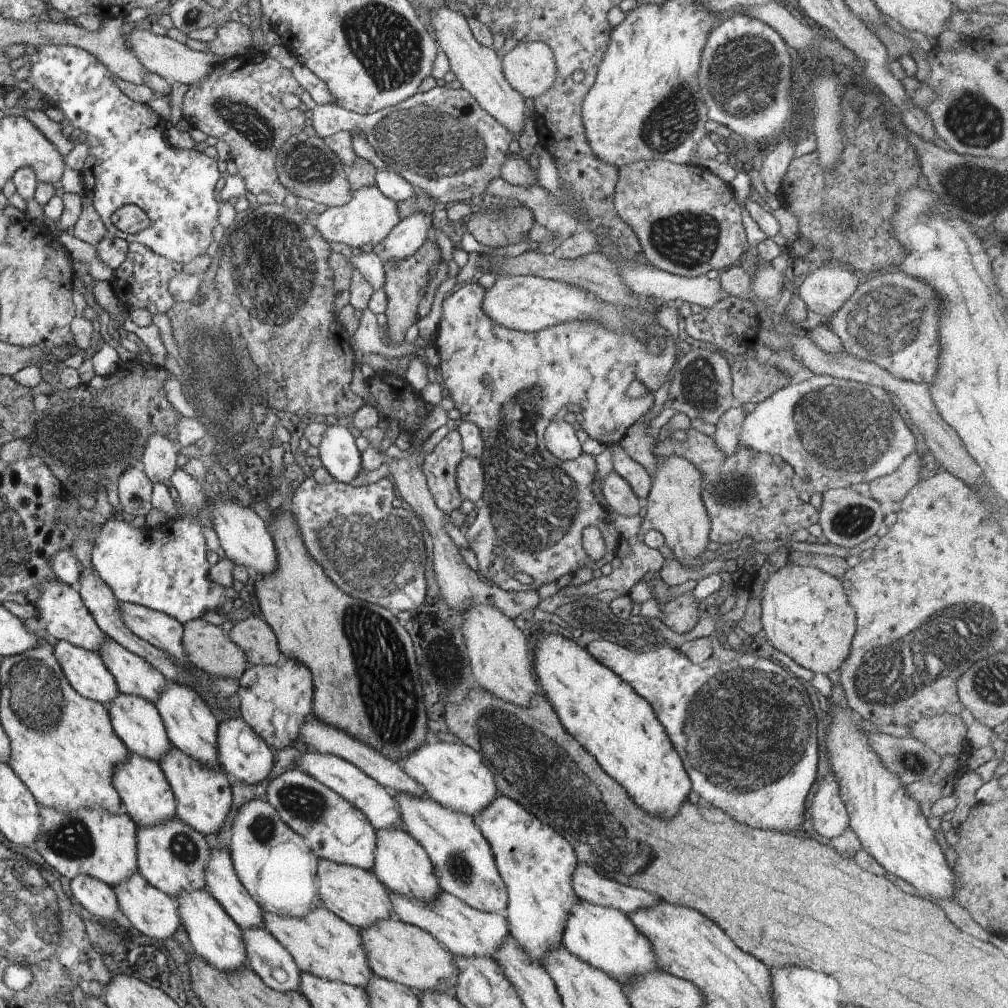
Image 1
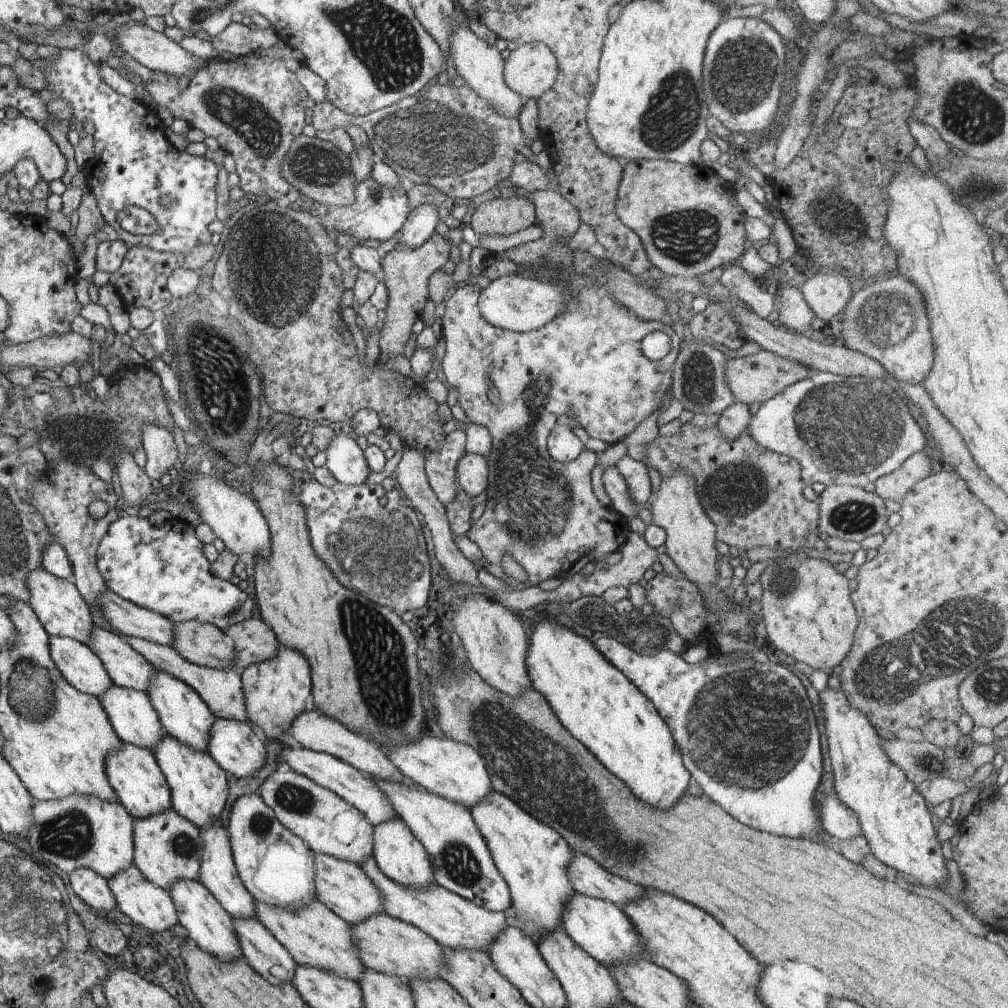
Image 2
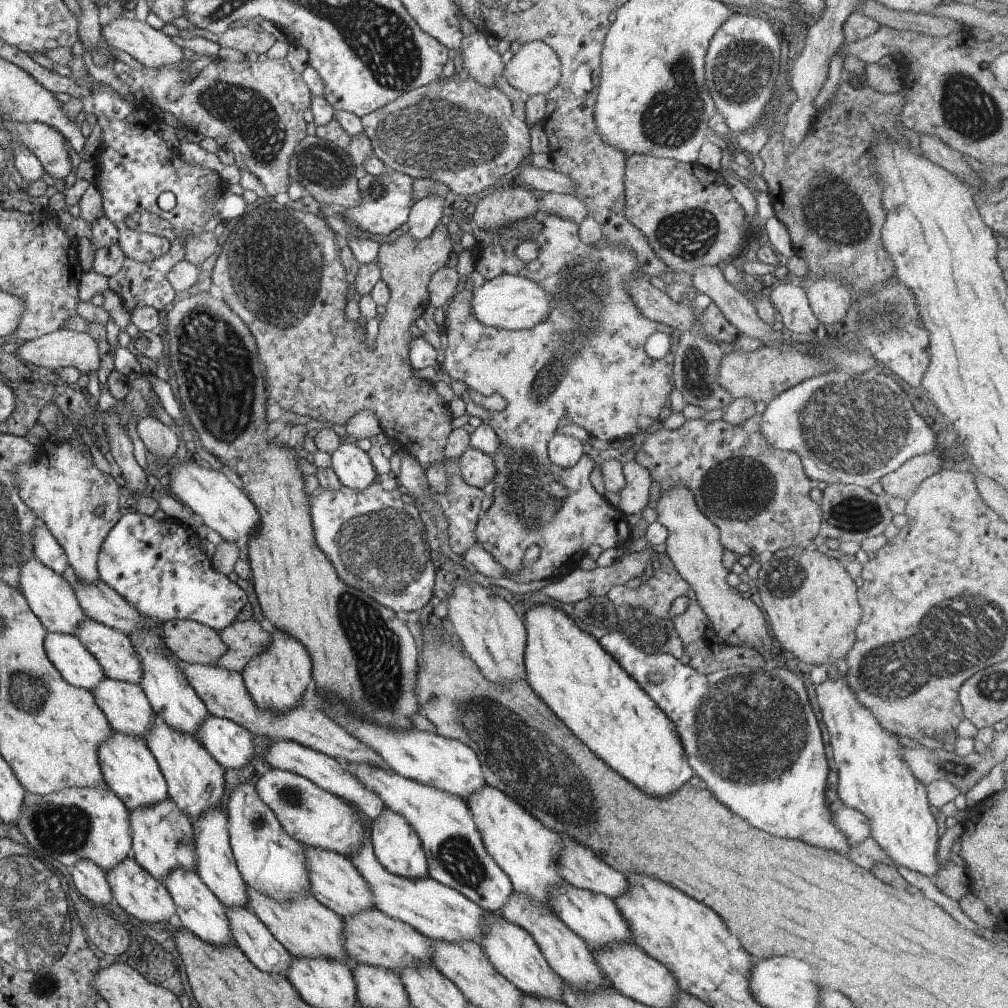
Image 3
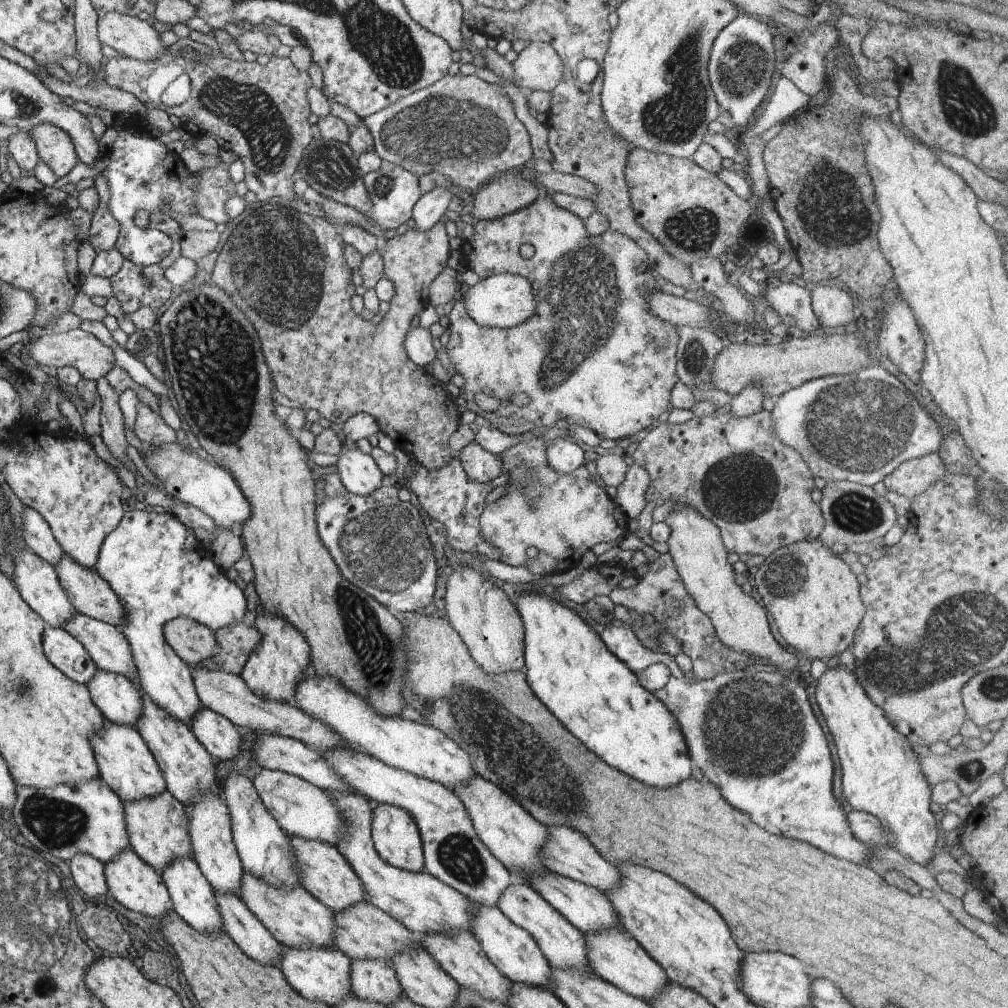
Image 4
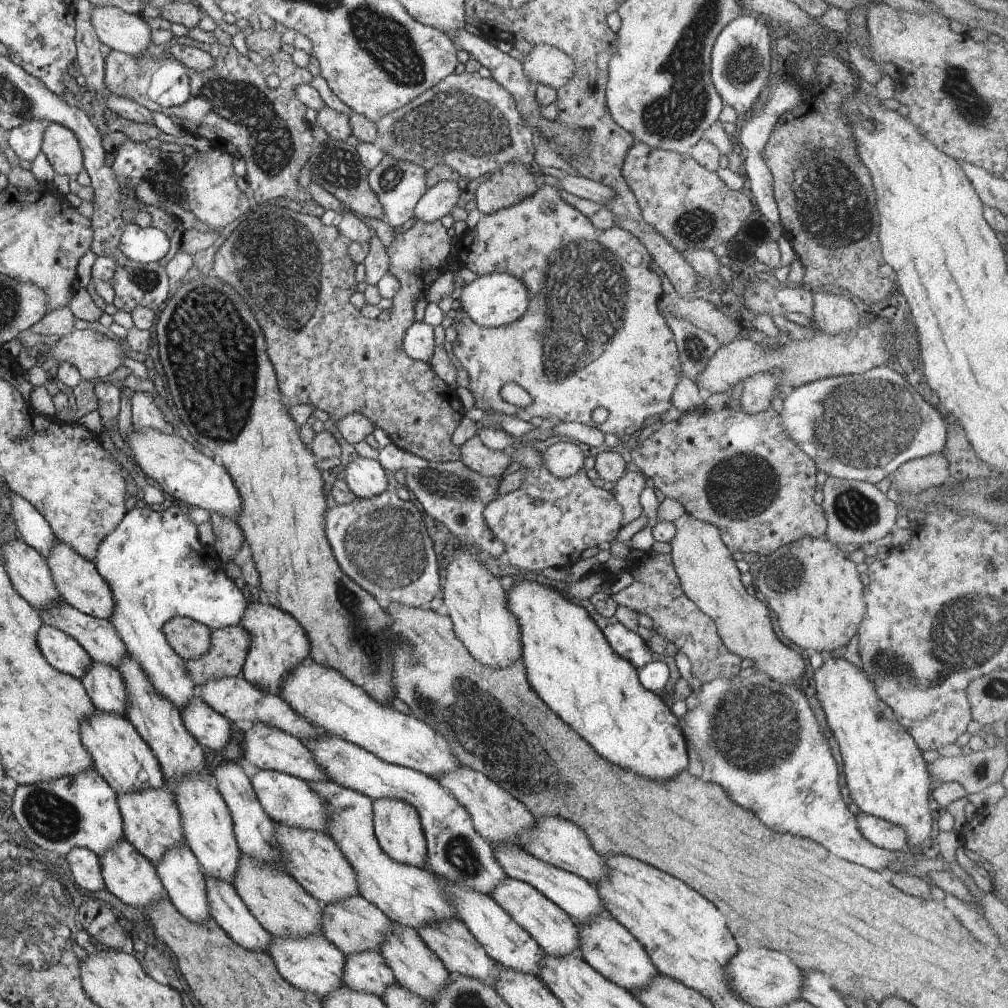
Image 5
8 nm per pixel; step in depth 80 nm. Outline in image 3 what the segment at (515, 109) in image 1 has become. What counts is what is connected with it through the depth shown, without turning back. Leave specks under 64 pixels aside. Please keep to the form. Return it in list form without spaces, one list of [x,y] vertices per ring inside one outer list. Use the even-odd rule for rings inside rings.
[[[478,30],[470,37],[464,37],[461,40],[459,52],[463,54],[464,68],[469,71],[470,77],[484,86],[496,87],[496,78],[503,74],[505,64],[502,62],[501,55],[497,52],[493,40],[486,31]]]

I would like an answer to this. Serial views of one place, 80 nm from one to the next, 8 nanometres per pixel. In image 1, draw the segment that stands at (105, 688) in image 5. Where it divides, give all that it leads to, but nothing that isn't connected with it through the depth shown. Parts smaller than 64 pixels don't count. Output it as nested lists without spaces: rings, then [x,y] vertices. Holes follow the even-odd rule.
[[[120,693],[118,698],[111,700],[107,708],[108,712],[110,712],[115,732],[119,735],[120,740],[123,740],[123,743],[127,745],[130,752],[158,762],[162,760],[164,755],[172,752],[174,745],[167,735],[166,724],[158,706],[152,701],[141,696]]]

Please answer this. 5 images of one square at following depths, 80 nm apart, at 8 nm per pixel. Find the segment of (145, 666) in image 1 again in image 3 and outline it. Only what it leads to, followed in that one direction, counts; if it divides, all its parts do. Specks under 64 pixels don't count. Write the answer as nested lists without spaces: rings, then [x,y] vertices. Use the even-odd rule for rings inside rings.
[[[86,616],[86,619],[79,624],[75,636],[79,637],[79,640],[96,656],[107,678],[118,679],[137,685],[142,682],[144,668],[128,634],[117,631],[115,628]]]

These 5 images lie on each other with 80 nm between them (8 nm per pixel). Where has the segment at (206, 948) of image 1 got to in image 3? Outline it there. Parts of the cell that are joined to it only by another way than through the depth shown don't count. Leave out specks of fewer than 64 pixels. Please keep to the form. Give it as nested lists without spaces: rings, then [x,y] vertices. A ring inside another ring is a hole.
[[[178,868],[163,879],[168,892],[171,892],[172,900],[176,903],[176,914],[181,920],[182,928],[205,940],[208,944],[216,946],[234,943],[231,936],[228,912],[223,901],[208,888],[208,885],[200,878],[199,873],[188,869]]]

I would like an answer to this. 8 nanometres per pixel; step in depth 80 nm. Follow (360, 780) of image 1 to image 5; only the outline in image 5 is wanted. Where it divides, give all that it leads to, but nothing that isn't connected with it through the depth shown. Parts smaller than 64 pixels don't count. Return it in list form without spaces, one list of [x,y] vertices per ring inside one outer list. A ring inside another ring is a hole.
[[[264,723],[250,724],[249,729],[244,728],[244,740],[241,748],[241,753],[247,762],[258,766],[260,769],[285,772],[297,776],[306,782],[326,779],[323,770],[319,763],[314,760],[306,742]]]

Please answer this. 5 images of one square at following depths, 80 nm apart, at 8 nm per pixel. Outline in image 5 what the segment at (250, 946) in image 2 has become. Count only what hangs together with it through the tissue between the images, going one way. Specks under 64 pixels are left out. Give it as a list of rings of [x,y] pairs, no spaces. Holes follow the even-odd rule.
[[[206,875],[206,883],[212,918],[239,945],[269,954],[271,934],[248,910],[232,882]]]

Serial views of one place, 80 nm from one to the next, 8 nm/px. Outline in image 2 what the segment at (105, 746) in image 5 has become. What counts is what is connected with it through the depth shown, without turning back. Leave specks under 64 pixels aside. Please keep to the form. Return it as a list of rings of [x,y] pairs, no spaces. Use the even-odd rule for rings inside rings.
[[[122,742],[122,744],[107,754],[106,758],[106,773],[111,787],[115,789],[118,801],[120,801],[127,811],[135,819],[143,819],[147,816],[152,816],[169,809],[171,806],[171,787],[167,783],[167,777],[163,775],[162,769],[159,767],[158,761],[155,759],[155,754],[146,747],[140,745]]]

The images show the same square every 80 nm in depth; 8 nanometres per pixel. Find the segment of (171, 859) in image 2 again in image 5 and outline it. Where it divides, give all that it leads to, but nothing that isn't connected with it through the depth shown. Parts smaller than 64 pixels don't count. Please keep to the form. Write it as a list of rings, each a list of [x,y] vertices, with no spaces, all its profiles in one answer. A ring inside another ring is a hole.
[[[147,788],[146,791],[119,793],[117,802],[123,815],[125,838],[154,865],[158,864],[172,847],[186,845],[180,811],[172,791]]]

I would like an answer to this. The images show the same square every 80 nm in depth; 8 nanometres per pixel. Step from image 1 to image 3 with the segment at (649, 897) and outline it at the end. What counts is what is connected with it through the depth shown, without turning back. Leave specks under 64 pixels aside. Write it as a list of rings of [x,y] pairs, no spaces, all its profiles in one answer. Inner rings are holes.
[[[568,835],[560,836],[563,849],[559,854],[558,868],[564,882],[595,893],[604,893],[612,900],[627,892],[629,884],[625,874],[604,862],[585,844],[577,843]]]

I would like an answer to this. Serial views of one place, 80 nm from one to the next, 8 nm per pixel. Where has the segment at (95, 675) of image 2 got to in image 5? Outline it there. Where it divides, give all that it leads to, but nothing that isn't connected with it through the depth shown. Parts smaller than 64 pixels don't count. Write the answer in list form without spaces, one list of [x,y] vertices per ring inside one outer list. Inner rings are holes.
[[[52,625],[39,628],[38,646],[44,658],[60,672],[81,678],[92,668],[94,661],[83,645]]]

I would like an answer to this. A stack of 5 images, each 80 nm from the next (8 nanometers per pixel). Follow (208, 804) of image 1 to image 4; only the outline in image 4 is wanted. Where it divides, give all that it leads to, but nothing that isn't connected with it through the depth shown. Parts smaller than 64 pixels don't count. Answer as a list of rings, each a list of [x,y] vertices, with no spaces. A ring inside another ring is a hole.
[[[137,673],[131,678],[132,684],[139,690],[143,697],[143,714],[137,720],[138,732],[147,741],[148,748],[155,755],[159,767],[166,777],[167,788],[182,804],[191,803],[198,798],[204,790],[212,788],[218,781],[214,774],[214,764],[207,749],[202,748],[199,739],[191,731],[191,727],[180,719],[173,717],[164,707],[156,704],[147,692],[143,691],[141,678]]]

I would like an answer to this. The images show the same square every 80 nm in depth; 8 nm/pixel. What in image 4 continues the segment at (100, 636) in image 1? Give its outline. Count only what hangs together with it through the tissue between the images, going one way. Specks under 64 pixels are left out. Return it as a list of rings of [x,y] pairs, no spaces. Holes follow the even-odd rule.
[[[27,547],[20,551],[14,558],[14,567],[12,580],[14,580],[15,587],[19,589],[20,596],[43,617],[46,625],[63,628],[64,622],[74,613],[78,613],[59,580],[58,570],[34,553],[32,549]]]

